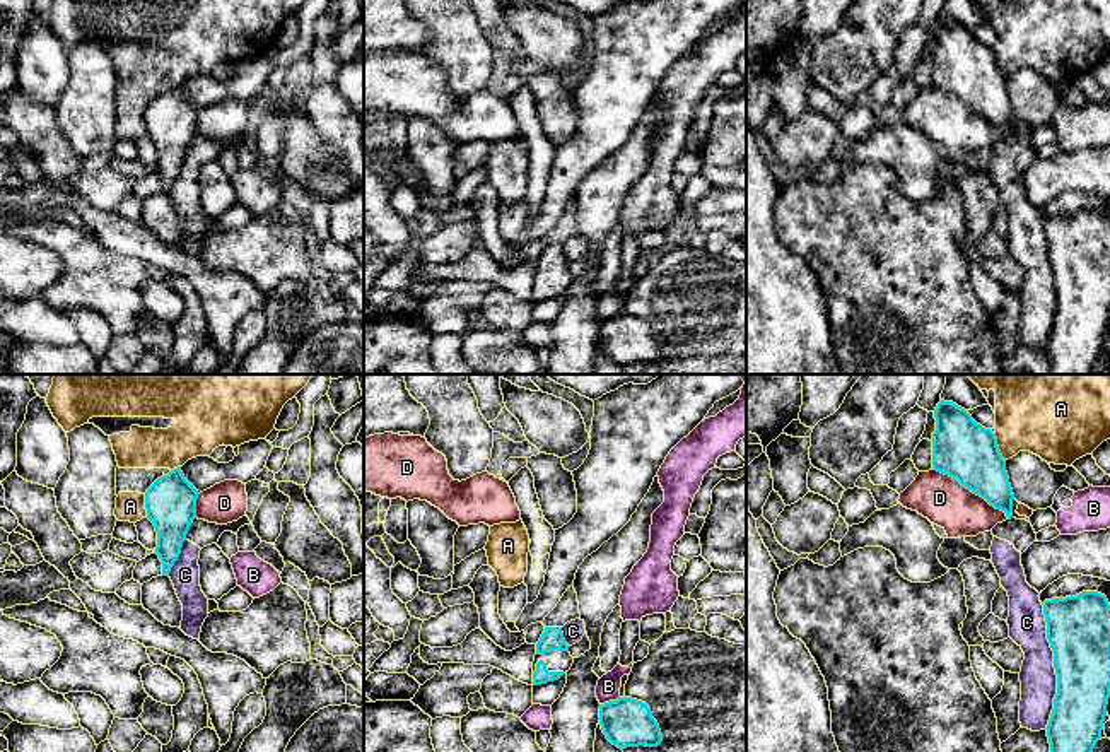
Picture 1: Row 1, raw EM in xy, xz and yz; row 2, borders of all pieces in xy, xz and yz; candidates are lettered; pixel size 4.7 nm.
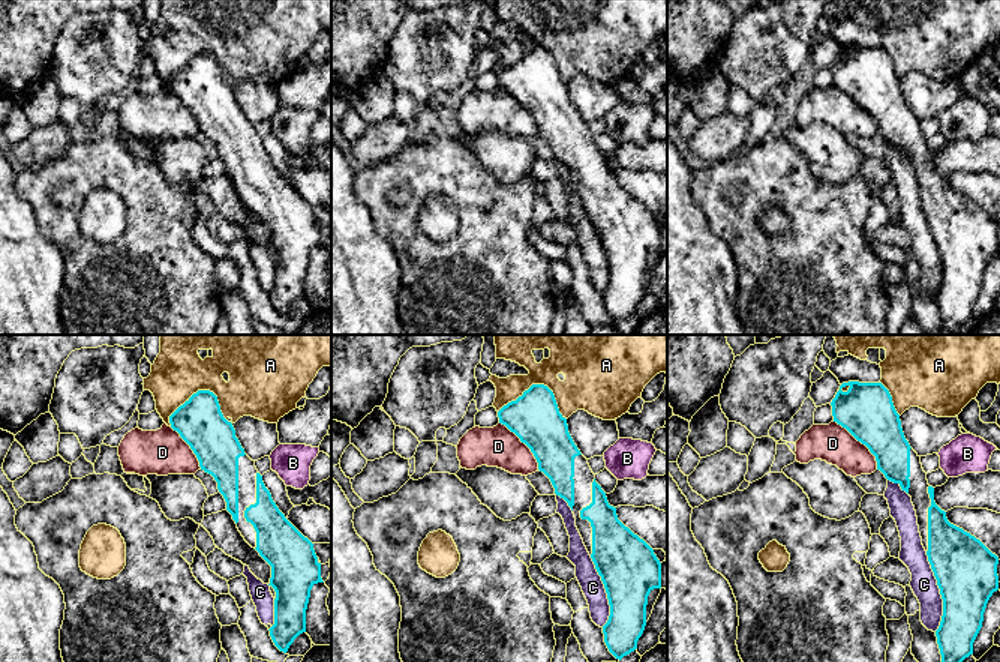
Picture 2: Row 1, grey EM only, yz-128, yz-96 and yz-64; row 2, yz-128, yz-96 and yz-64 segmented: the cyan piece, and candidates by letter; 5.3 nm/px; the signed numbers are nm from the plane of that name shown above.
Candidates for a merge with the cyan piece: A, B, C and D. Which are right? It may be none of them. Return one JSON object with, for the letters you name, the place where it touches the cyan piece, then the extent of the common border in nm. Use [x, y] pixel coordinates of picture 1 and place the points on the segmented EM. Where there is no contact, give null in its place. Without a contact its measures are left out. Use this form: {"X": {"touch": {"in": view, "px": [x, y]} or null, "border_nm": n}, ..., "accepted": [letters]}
{"accepted": []}

